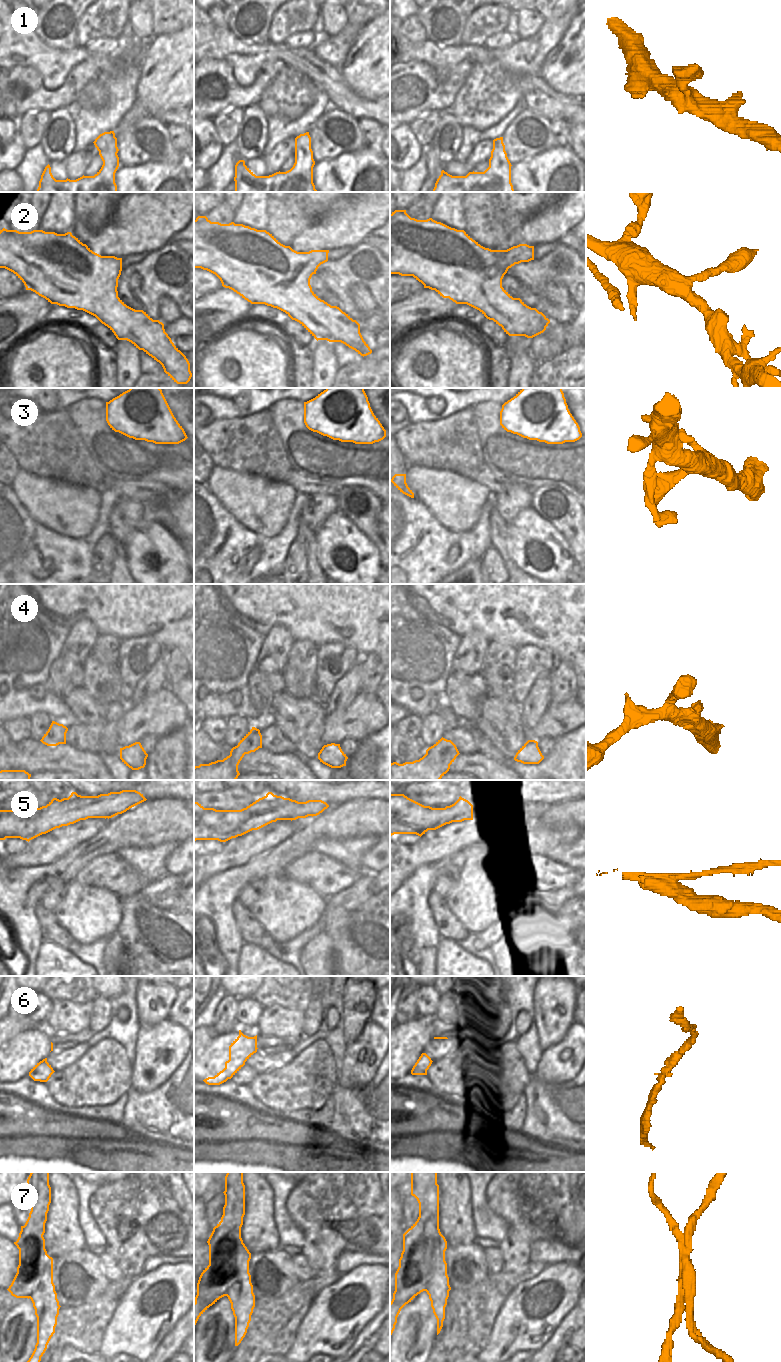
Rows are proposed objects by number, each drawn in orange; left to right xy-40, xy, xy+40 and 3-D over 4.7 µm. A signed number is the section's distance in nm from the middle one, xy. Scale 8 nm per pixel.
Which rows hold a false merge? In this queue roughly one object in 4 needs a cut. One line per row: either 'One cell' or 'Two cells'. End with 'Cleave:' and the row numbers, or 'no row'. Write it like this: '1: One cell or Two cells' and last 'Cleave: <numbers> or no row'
1: One cell
2: One cell
3: One cell
4: One cell
5: Two cells
6: One cell
7: Two cells
Cleave: 5, 7

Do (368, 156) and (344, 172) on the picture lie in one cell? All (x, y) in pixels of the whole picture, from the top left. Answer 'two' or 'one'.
one

